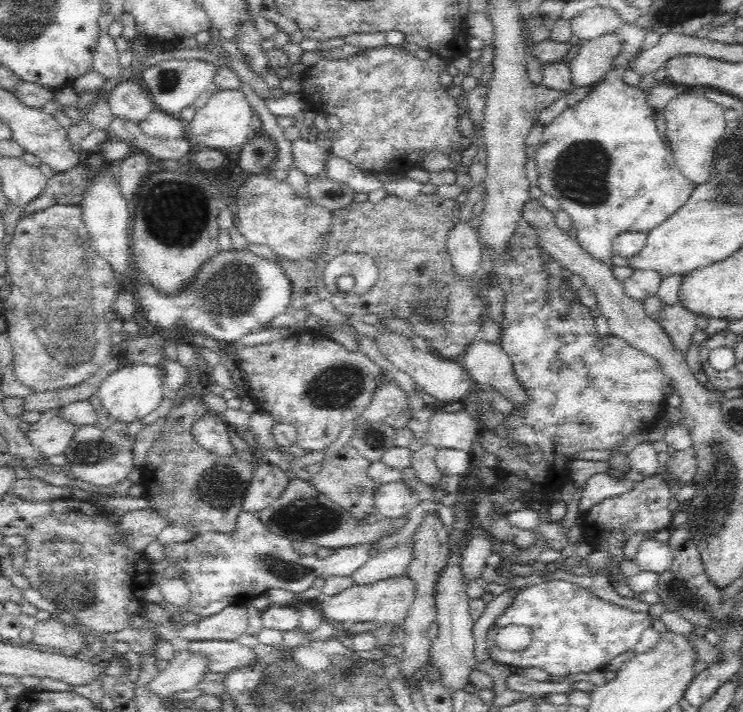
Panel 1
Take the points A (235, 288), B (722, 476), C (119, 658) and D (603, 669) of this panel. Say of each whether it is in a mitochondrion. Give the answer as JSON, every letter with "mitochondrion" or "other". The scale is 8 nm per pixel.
{"A":"mitochondrion","B":"mitochondrion","C":"other","D":"other"}

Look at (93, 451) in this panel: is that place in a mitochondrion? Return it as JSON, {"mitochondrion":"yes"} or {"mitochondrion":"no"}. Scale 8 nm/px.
{"mitochondrion":"yes"}

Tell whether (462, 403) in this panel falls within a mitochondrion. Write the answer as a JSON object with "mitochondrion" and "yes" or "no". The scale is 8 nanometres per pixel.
{"mitochondrion":"no"}

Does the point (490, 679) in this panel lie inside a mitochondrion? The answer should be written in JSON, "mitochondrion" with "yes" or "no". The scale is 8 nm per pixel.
{"mitochondrion":"no"}

